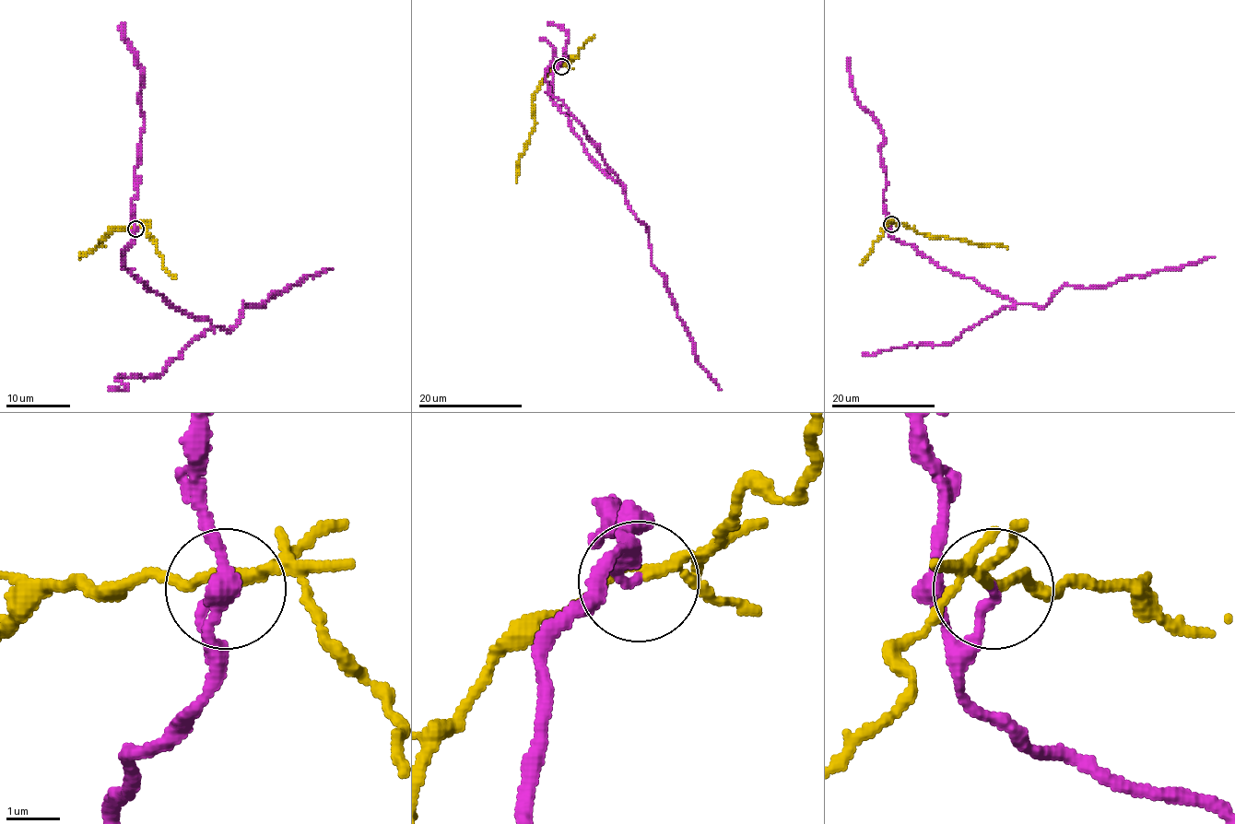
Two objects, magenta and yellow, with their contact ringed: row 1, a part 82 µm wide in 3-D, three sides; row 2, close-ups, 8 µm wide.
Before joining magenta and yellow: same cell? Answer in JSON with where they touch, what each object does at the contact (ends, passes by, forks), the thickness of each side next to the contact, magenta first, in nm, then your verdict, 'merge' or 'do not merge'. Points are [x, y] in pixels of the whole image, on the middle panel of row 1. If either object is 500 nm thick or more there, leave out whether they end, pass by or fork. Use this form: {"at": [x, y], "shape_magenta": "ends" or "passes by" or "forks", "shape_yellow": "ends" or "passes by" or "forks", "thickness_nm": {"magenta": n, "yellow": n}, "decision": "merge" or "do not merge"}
{"at": [561, 66], "shape_magenta": "ends", "shape_yellow": "passes by", "thickness_nm": {"magenta": 190, "yellow": 170}, "decision": "do not merge"}

